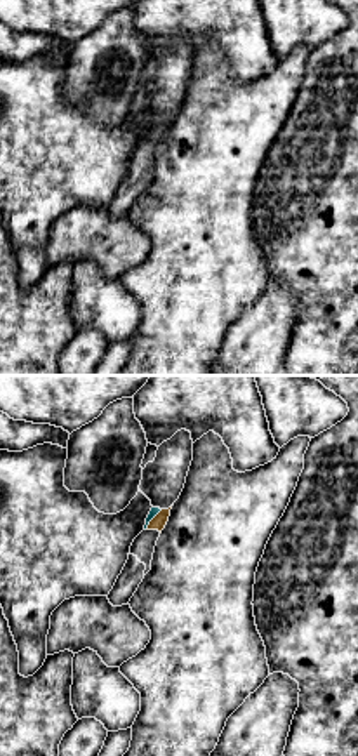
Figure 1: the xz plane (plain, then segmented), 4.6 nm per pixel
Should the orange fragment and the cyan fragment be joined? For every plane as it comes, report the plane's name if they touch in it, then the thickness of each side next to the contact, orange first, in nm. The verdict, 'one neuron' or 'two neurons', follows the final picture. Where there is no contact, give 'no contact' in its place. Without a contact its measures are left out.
xz | 70/40 nm

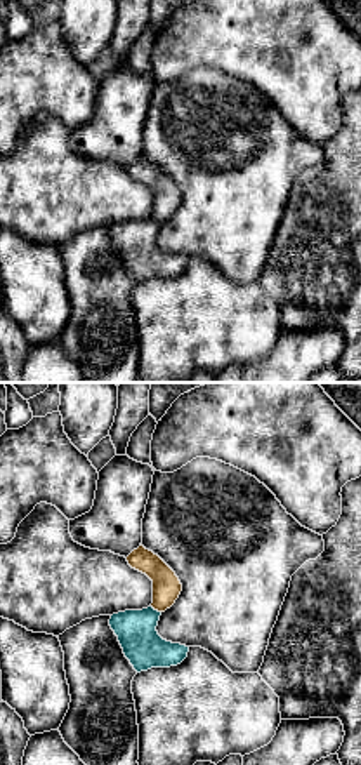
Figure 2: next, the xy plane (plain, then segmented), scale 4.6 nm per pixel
xy | 130/190 nm

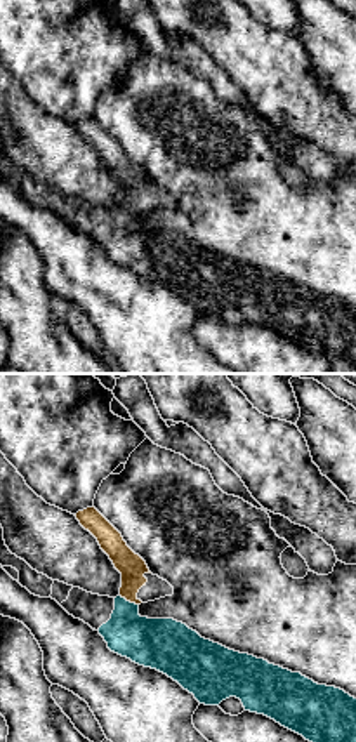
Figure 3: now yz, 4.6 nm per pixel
yz | 120/240 nm

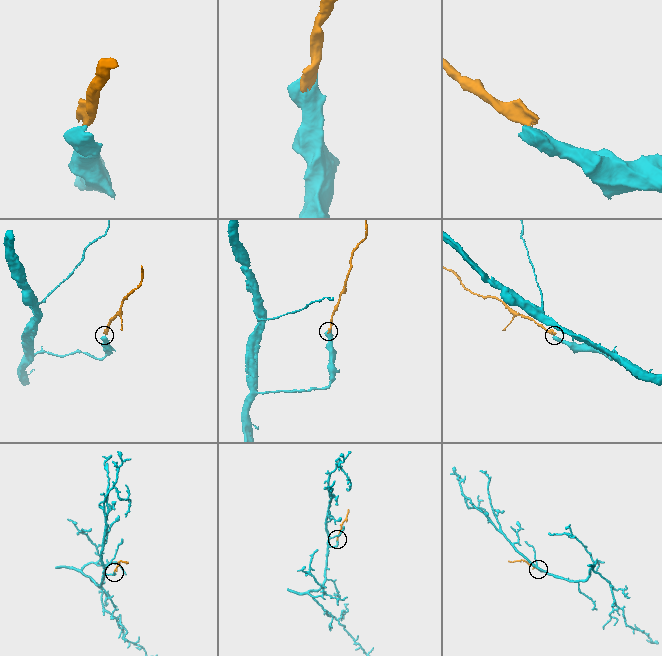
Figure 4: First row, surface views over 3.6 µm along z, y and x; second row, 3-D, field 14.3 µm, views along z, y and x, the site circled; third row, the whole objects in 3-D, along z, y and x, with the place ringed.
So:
two neurons

